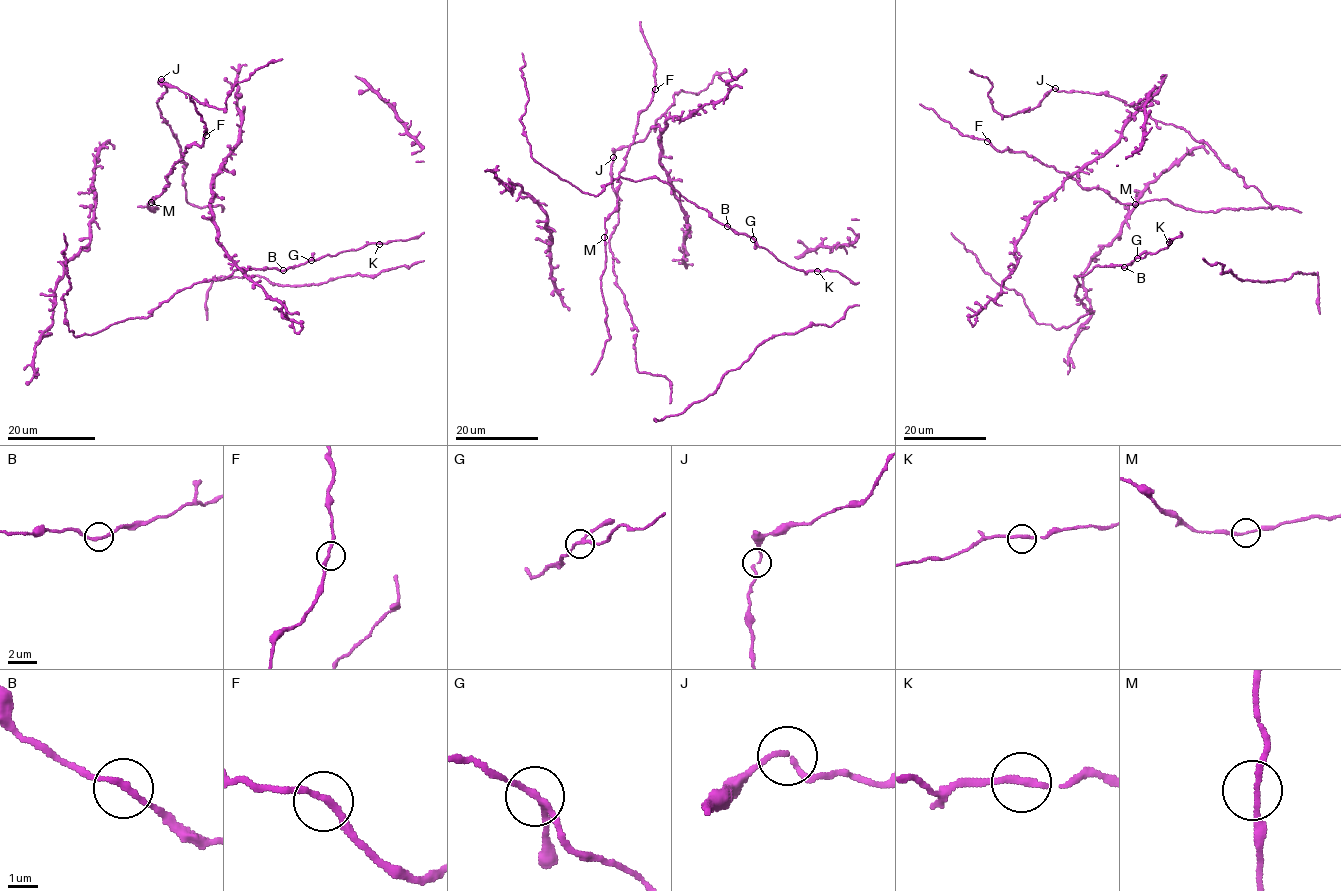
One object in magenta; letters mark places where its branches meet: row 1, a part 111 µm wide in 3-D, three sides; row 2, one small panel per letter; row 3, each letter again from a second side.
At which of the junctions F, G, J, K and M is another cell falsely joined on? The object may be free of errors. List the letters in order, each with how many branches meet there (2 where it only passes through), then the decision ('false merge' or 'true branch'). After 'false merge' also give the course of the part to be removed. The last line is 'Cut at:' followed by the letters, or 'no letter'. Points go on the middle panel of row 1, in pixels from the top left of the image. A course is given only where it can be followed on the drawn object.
F: 2 branches meet; true branch
G: 3 branches meet; true branch
J: 2 branches meet; true branch
K: 2 branches meet; true branch
M: 2 branches meet; true branch
Cut at: no letter

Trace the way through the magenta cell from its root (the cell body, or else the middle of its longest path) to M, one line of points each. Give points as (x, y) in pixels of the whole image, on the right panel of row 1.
M: (988, 140), (1000, 151), (1025, 152), (1066, 173), (1084, 188), (1104, 189), (1119, 203), (1135, 204)

